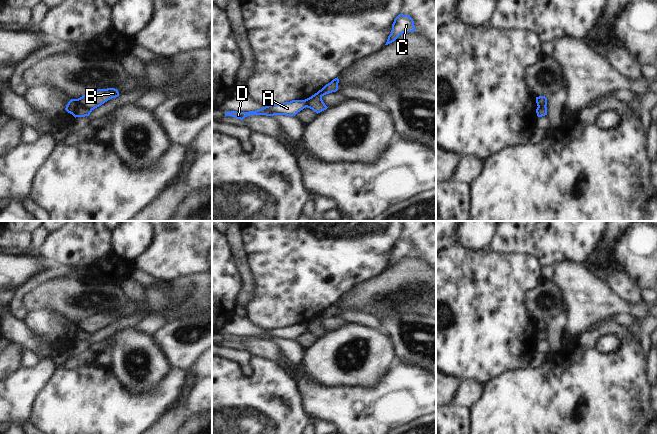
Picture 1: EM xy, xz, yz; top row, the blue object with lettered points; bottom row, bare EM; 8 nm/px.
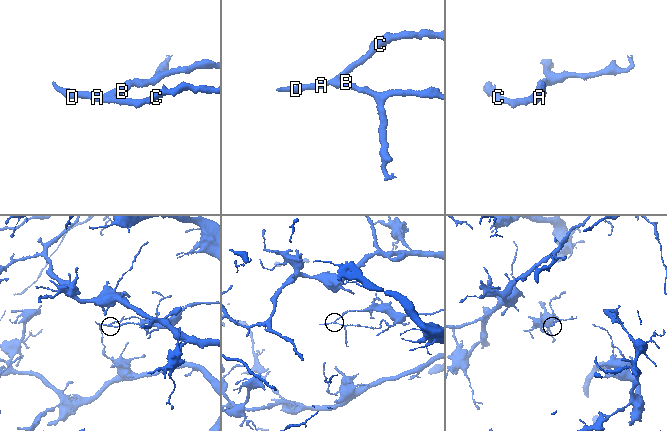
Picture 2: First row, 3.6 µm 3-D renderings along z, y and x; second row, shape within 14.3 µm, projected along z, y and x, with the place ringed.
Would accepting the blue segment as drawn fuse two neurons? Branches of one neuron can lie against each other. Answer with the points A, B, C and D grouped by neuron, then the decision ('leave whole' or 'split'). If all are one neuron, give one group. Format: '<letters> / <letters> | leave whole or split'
A C D / B | split

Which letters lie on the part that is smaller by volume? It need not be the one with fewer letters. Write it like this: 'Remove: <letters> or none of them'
Remove: B

